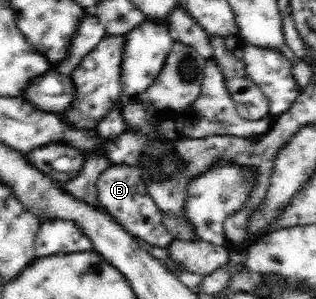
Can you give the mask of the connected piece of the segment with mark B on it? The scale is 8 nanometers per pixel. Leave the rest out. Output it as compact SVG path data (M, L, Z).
M126 163L112 164L100 174L97 183L98 205L115 219L115 221L132 237L152 246L167 248L175 239L165 229L162 218L154 200L146 191L146 184L138 166Z

